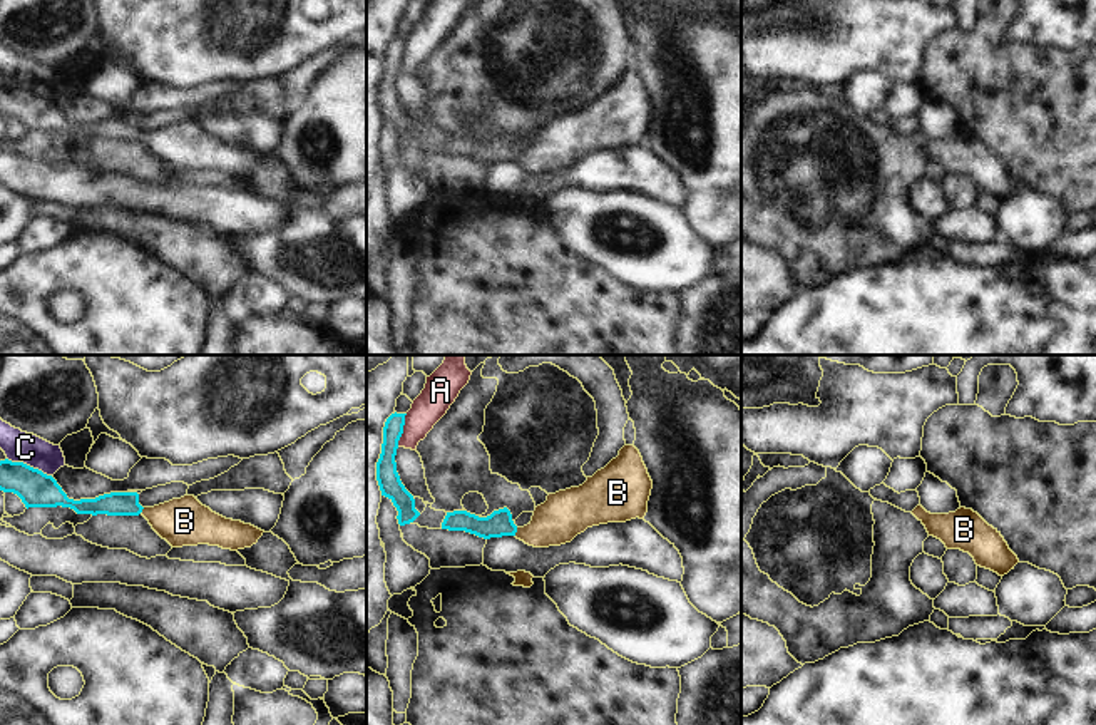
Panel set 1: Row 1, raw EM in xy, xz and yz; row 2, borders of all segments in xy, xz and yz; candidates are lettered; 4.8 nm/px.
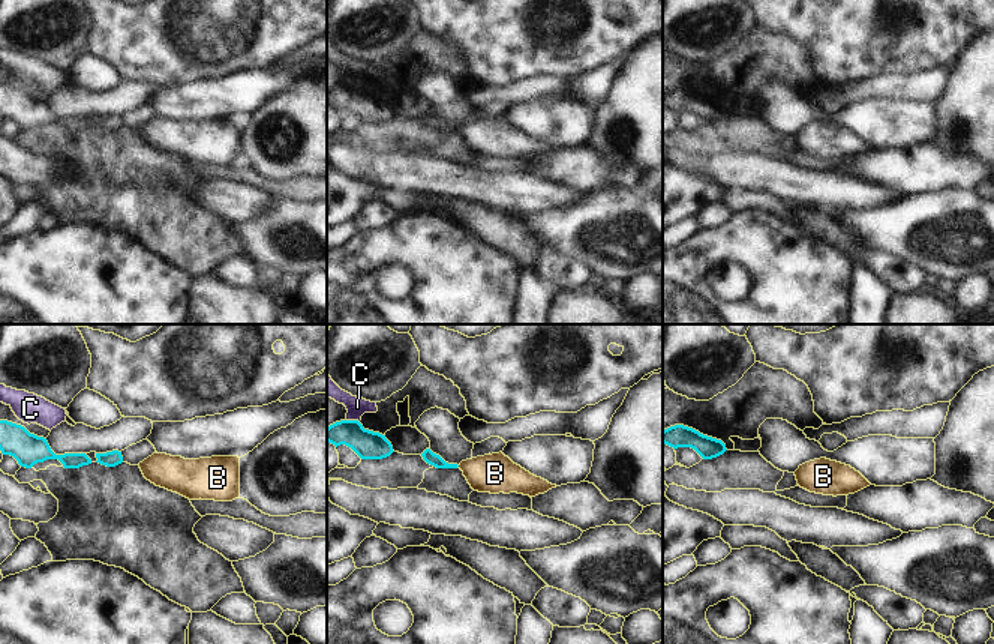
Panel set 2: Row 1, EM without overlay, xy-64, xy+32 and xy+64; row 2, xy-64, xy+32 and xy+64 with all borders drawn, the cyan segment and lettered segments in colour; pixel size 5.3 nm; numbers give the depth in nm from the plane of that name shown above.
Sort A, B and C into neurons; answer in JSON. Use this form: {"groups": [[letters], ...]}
{"groups": [["A"], ["B"], ["C"]]}

